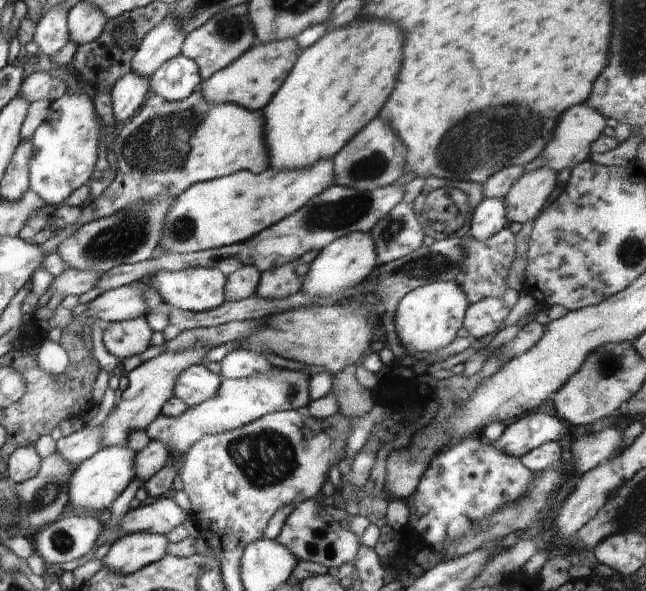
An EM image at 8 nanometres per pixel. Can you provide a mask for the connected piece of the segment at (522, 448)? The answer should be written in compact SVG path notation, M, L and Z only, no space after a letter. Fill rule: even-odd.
M532 410L514 423L506 425L504 433L492 443L492 446L498 452L519 458L542 444L559 441L566 434L568 426L556 417Z

